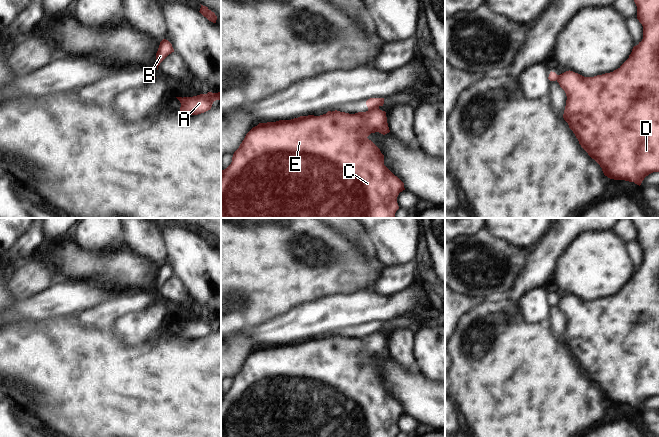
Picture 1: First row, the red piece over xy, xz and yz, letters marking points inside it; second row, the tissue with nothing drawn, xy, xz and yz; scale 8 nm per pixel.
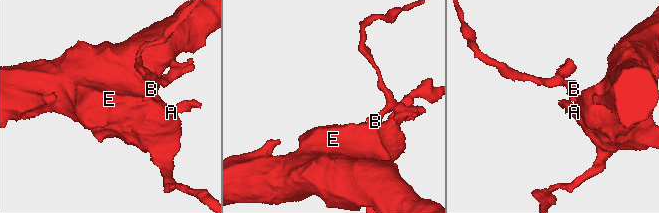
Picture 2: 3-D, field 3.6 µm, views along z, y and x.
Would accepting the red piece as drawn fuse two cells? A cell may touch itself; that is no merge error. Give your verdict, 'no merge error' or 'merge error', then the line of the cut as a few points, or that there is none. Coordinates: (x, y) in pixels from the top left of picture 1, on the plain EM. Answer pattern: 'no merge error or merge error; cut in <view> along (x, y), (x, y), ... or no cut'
merge error; cut in xz along (378, 330), (372, 330), (368, 333)

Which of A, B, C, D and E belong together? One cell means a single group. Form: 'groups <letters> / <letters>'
groups A C D E / B

